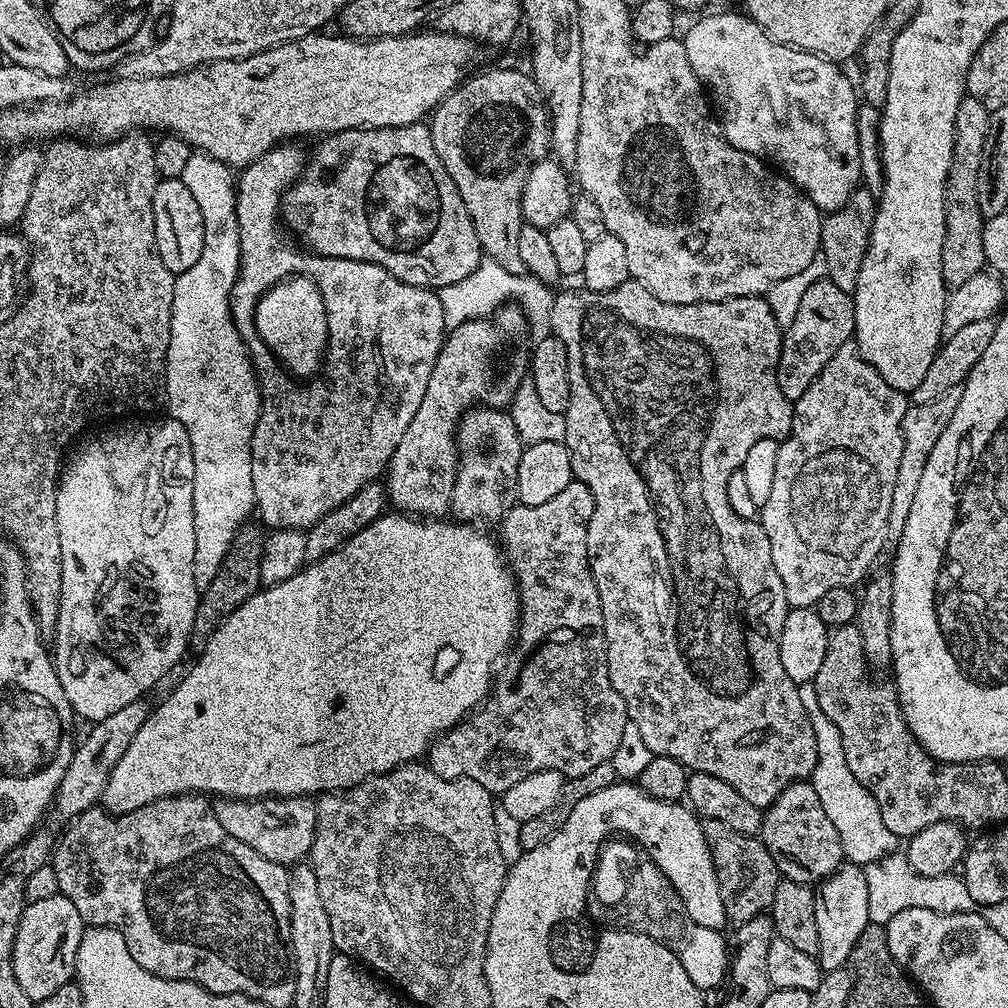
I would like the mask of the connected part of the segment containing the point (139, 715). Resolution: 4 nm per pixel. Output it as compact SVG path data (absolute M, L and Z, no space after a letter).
M144 698L138 699L130 706L122 706L122 710L110 714L110 718L102 718L89 727L92 729L89 730L88 737L81 744L79 741L73 747L70 766L66 766L66 774L62 774L62 782L58 782L58 790L56 797L52 800L50 816L56 820L70 822L78 814L100 804L100 798L114 766L118 766L122 754L126 754L126 746L134 742L134 734L138 734L142 722L146 722L146 718L153 710L153 705L147 704L148 702Z

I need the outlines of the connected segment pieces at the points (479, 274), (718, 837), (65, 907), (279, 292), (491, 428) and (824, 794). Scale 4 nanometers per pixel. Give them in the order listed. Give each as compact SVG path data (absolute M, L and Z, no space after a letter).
M487 258L481 259L475 270L466 278L462 278L462 282L454 282L450 286L439 289L438 295L442 302L444 322L449 329L465 324L468 320L478 320L481 316L493 315L497 310L503 309L509 301L512 301L522 309L528 321L528 331L533 341L546 338L552 331L550 314L554 299L553 289L543 280L537 280L531 274L522 276L510 274L510 270L502 270L502 266L498 266L498 262Z
M704 820L703 826L722 894L725 921L735 926L750 922L750 918L755 916L765 915L772 907L774 890L778 890L782 879L774 858L770 858L770 850L766 850L763 840L738 834L738 830L726 826L726 822Z
M57 894L25 903L24 913L18 922L18 934L14 938L12 965L14 978L28 1000L35 1002L50 998L58 986L66 986L75 977L76 955L84 931L84 920L70 898Z
M289 276L272 285L257 302L256 328L273 356L293 377L312 378L321 371L328 347L328 319L322 294L308 277Z
M487 406L469 409L457 428L457 448L459 466L451 495L451 515L460 522L499 521L513 499L518 462L524 449L511 413Z
M812 684L799 685L802 706L806 706L806 714L810 718L810 726L814 726L814 742L818 746L818 762L814 766L810 783L822 801L822 810L830 817L834 830L838 830L838 838L844 847L844 860L850 864L861 866L878 862L884 856L891 856L897 851L898 837L886 830L882 822L882 814L872 802L872 795L850 774L850 766L846 766L846 754L842 750L842 734L838 734L838 726L822 714L822 706L818 706L818 694Z

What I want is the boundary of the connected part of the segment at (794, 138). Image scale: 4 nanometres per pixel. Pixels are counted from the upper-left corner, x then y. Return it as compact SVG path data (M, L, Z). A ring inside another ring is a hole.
M716 12L713 16L702 17L688 33L683 33L682 39L686 46L686 58L690 58L690 66L694 70L694 74L710 93L711 99L718 109L720 129L724 131L726 142L730 142L730 146L734 146L739 152L758 156L765 162L772 162L776 156L777 162L784 164L783 175L787 176L805 196L808 196L810 202L814 202L814 206L819 208L821 213L827 214L842 207L850 198L853 190L861 183L858 126L856 125L858 92L853 81L851 84L847 74L840 69L843 67L839 63L827 60L824 56L815 56L812 52L803 52L801 48L792 48L788 44L780 44L776 40L771 40L762 30L762 26L758 26L752 21L751 16L747 14L739 16L736 12Z

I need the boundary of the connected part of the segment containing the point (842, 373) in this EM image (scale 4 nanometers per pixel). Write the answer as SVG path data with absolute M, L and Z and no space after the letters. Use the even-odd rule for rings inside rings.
M852 342L841 346L838 354L826 362L818 378L810 382L810 390L794 401L792 433L779 441L778 467L774 470L770 498L766 498L758 512L759 523L764 525L766 538L770 538L770 558L774 558L774 570L778 570L778 578L782 578L789 608L811 608L818 602L818 598L822 598L822 594L826 594L826 590L852 588L856 583L859 585L869 575L868 567L875 562L876 555L885 551L886 522L890 518L890 502L894 498L894 481L898 479L898 461L902 458L902 418L909 403L909 397L894 390L894 386L890 386L890 382L886 382L886 378L882 378L882 374L878 374L878 370L874 370L866 358L862 358Z

